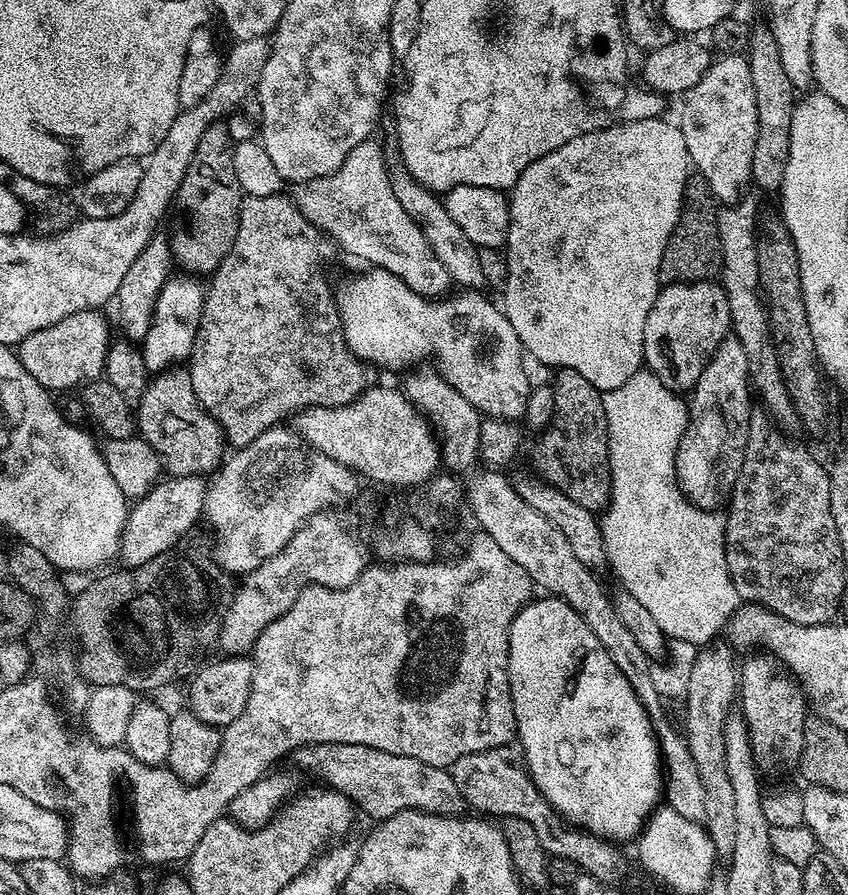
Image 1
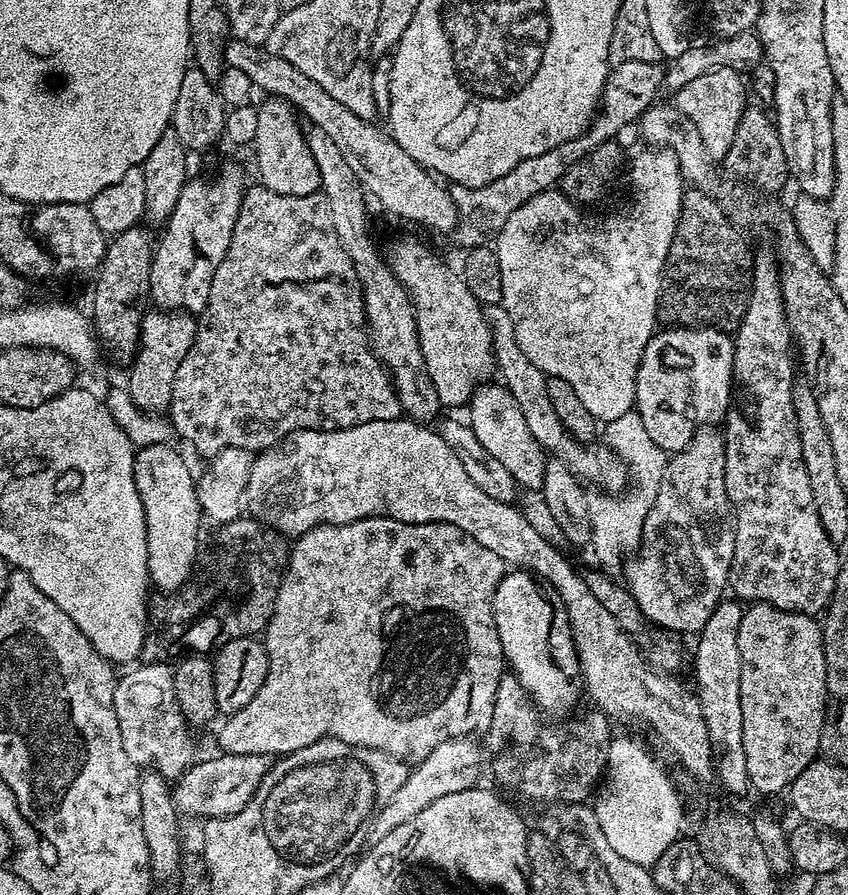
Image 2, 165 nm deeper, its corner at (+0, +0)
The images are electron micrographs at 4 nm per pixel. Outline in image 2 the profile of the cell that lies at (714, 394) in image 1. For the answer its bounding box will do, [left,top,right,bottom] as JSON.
[626,426,735,634]

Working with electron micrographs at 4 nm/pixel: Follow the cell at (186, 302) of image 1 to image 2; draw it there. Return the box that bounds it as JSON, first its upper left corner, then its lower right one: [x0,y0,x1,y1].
[148,164,246,312]

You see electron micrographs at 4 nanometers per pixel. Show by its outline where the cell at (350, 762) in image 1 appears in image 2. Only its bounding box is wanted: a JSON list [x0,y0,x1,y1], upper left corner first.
[171,752,274,820]

